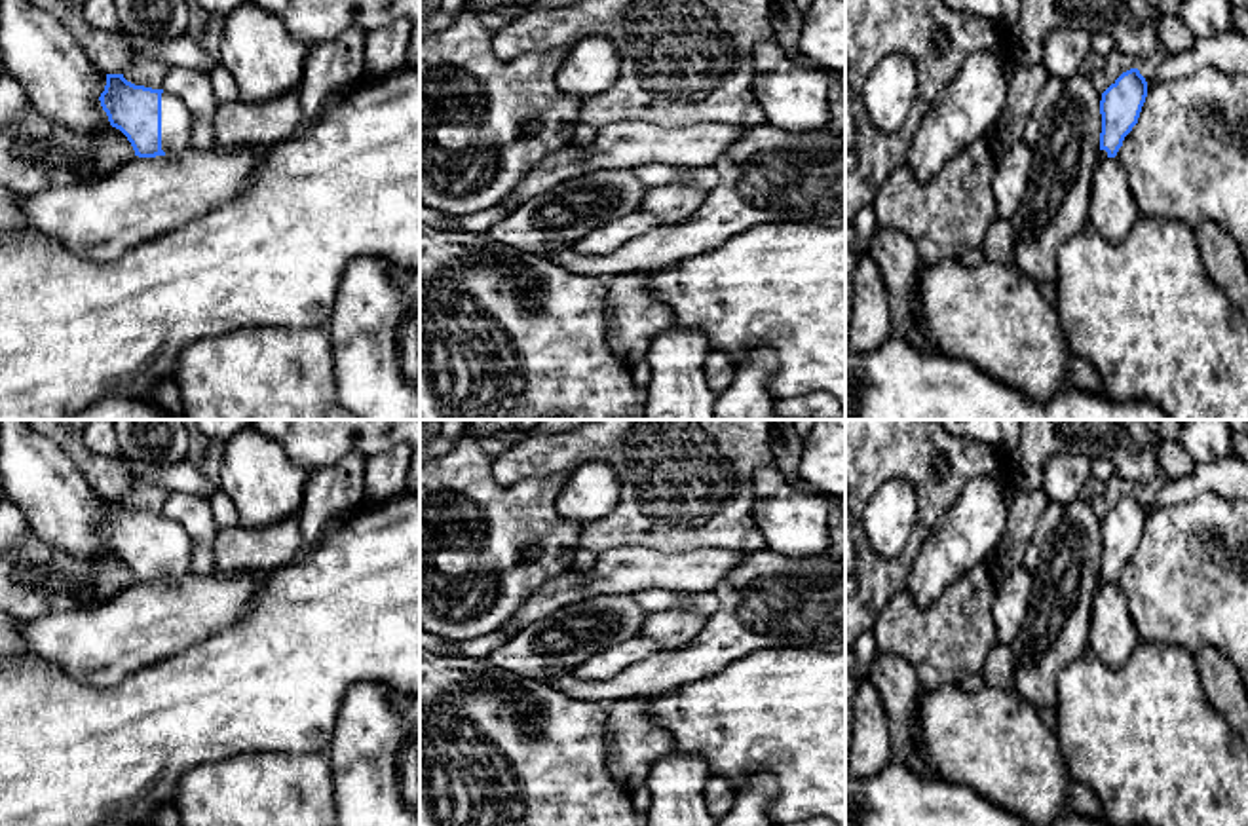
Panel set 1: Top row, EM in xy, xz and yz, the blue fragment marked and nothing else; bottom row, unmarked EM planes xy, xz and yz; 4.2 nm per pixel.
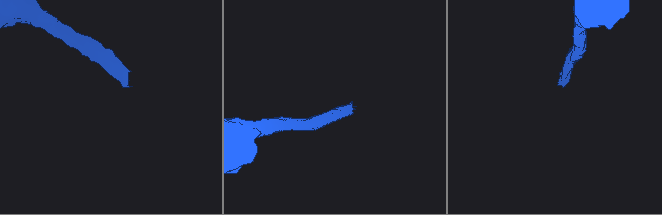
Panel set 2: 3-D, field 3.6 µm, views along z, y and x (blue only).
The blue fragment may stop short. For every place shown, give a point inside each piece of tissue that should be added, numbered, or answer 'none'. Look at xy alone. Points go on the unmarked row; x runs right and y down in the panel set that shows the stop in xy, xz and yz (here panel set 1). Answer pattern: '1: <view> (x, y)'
1: xy (175, 545)

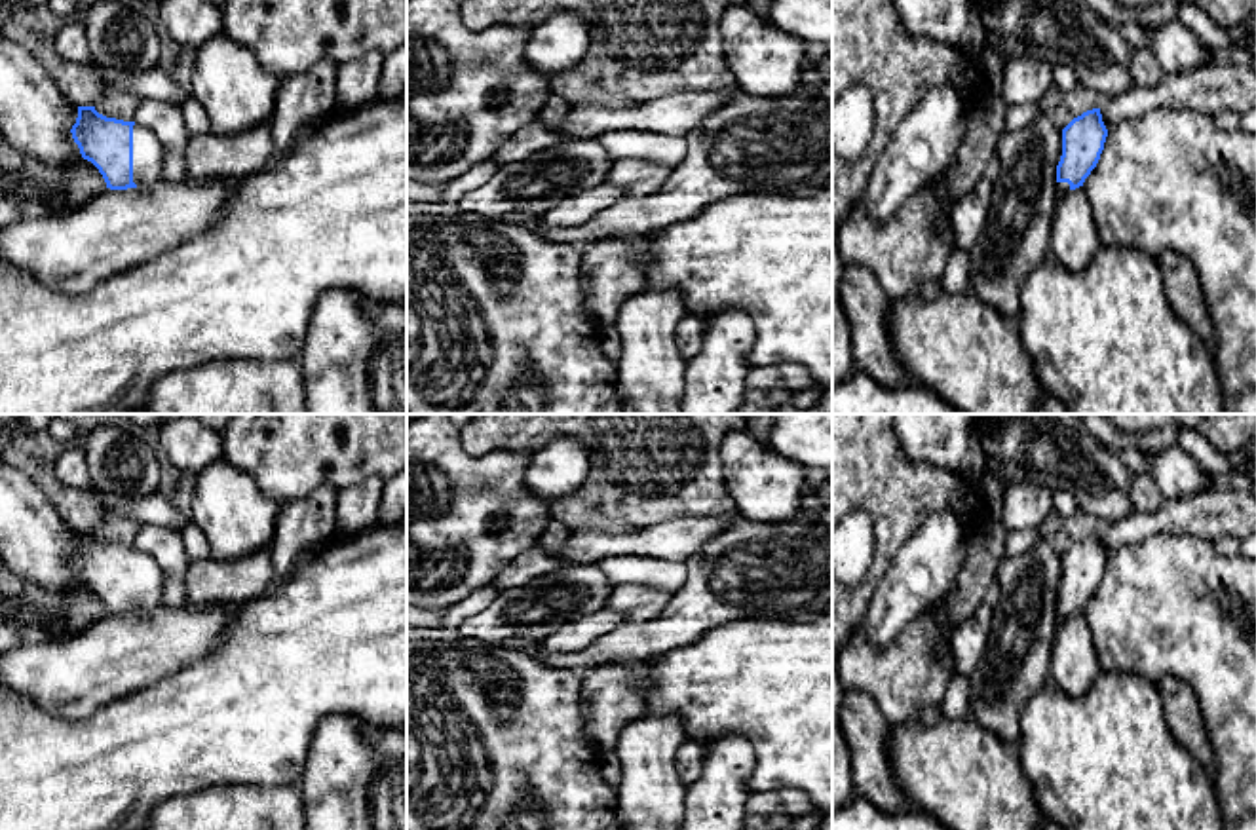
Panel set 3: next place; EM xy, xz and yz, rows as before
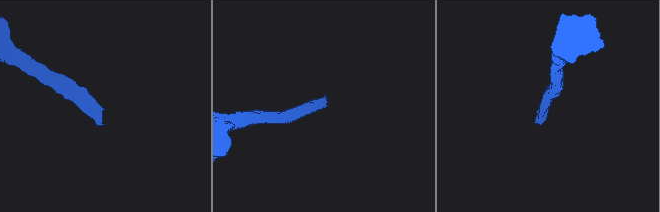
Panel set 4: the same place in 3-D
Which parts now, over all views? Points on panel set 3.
1: xy (147, 578)

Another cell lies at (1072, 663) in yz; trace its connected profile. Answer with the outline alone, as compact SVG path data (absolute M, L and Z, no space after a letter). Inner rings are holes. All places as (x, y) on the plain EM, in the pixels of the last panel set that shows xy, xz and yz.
M1083 612L1070 615L1056 627L1049 655L1049 678L1066 695L1083 697L1100 670Z

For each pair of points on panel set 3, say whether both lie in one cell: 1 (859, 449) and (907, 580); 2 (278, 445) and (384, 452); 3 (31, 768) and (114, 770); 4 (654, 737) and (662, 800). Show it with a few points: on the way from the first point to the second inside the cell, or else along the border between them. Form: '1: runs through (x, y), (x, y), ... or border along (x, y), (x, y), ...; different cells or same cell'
1: border along (924, 519), (873, 593); different cells
2: runs through (304, 445), (333, 445), (339, 451), (358, 451); same cell
3: runs through (52, 770), (94, 770); same cell
4: runs through (654, 753), (654, 785); same cell

